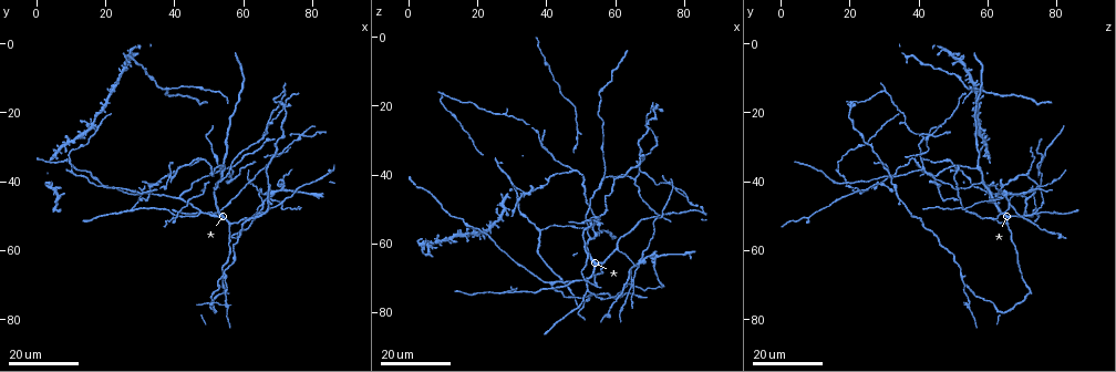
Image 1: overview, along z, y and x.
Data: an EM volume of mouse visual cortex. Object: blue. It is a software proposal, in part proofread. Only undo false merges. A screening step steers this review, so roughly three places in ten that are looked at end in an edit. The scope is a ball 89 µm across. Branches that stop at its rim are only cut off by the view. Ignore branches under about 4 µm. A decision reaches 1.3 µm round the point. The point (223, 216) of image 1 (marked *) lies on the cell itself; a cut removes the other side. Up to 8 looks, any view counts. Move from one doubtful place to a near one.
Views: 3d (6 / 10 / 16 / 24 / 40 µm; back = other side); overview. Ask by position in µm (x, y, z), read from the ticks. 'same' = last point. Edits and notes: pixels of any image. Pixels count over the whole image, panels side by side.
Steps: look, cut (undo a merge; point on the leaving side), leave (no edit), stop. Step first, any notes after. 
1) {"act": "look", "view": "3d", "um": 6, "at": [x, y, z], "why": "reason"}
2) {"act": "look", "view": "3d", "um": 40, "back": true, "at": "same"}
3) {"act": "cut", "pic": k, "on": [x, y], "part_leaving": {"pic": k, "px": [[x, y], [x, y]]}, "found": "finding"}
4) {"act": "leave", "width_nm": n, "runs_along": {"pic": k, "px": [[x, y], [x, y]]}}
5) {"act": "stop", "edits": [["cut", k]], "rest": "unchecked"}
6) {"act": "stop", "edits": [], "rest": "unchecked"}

{"act": "look", "view": "3d", "um": 24, "at": [37.5, 12.5, 57.0], "why": "branch point"}

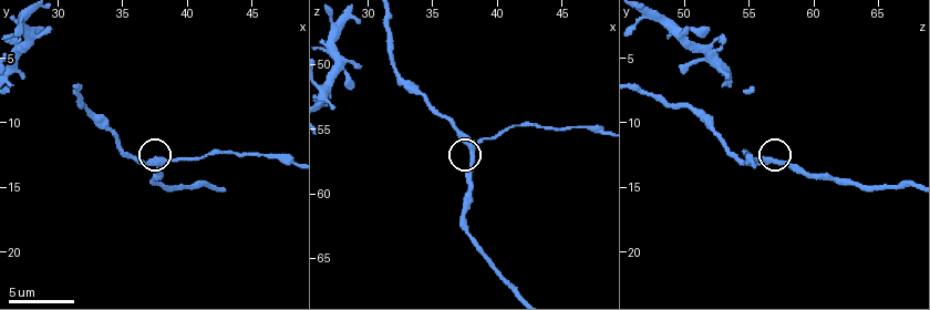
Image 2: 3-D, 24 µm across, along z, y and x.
{"act": "look", "view": "3d", "um": 10, "at": [38.2, 12.8, 56.6]}

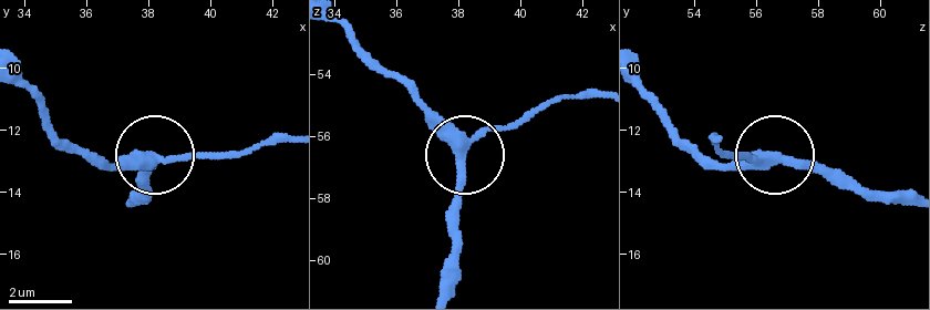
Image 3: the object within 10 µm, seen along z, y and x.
{"act": "leave", "side_arm_um": 29, "arms": 3, "found": "one cell here"}

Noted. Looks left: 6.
{"act": "look", "view": "3d", "um": 24, "at": [48.0, 49.5, 71.5], "why": "branch point"}

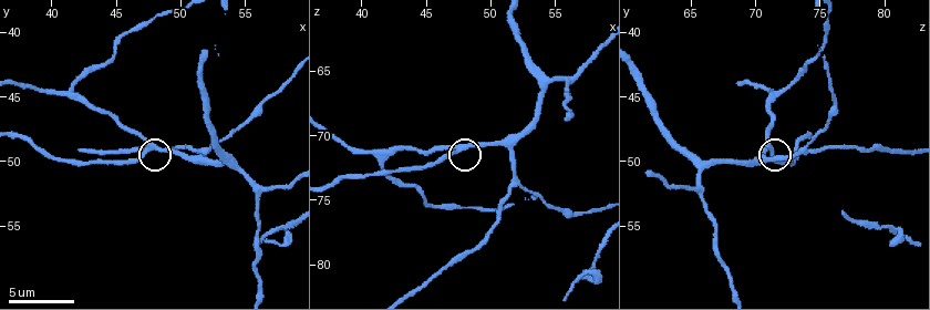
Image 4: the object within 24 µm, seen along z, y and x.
{"act": "look", "view": "3d", "um": 10, "at": [47.4, 49.2, 71.0]}

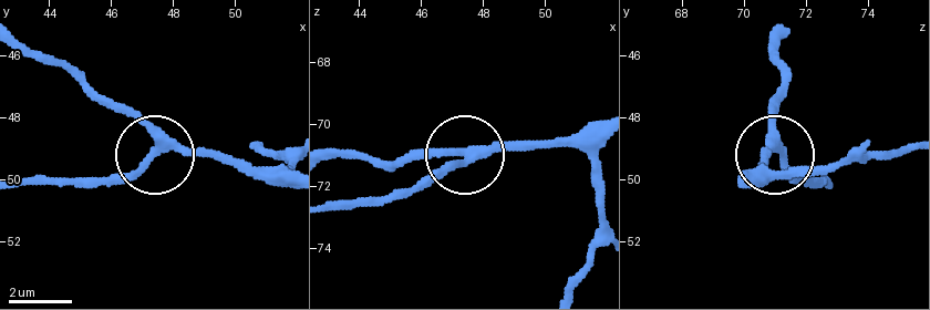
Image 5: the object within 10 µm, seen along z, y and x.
{"act": "leave", "side_arm_um": 39, "runs_along": {"pic": 5, "px": [[285, 177], [197, 153], [165, 153], [104, 182]]}, "found": "continuous, no second cell"}

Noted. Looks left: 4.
{"act": "look", "view": "3d", "um": 10, "at": [41.4, 44.6, 72.0], "why": "three-way junction"}

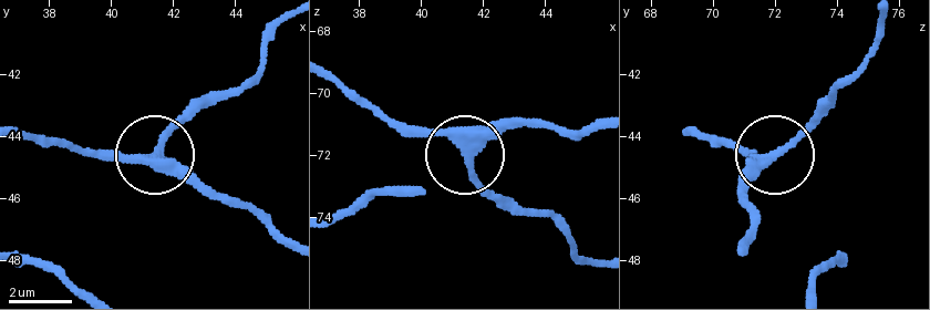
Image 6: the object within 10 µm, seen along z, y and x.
{"act": "leave", "width_nm": 240, "runs_along": {"pic": 6, "px": [[598, 120], [486, 133], [465, 164], [499, 202]]}, "found": "all the same cell"}

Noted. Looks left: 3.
{"act": "look", "view": "3d", "um": 16, "at": [47.0, 33.0, 38.5], "why": "small branch off a trunk"}

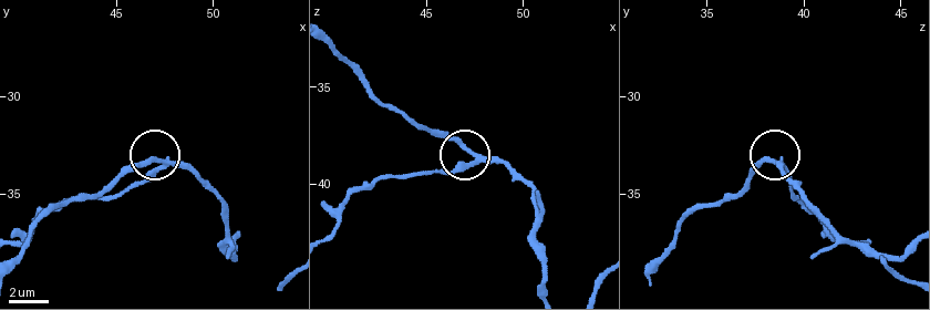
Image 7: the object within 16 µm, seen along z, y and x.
{"act": "look", "view": "3d", "um": 10, "at": [47.3, 33.7, 38.9]}

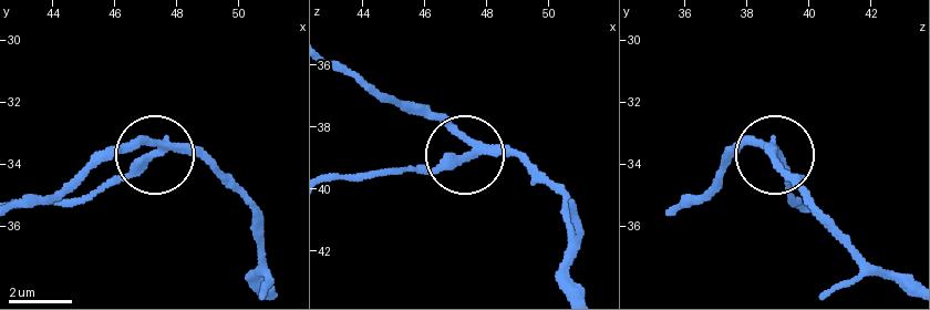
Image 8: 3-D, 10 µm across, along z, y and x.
{"act": "cut", "pic": 8, "on": [138, 175], "width_nm": 250, "part_leaving": {"pic": 8, "px": [[484, 151], [454, 151], [383, 175], [328, 175]]}, "found": "a second cell is stuck on"}

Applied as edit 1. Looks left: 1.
{"act": "stop", "edits": [["cut", 8]], "rest": "unchecked"}

